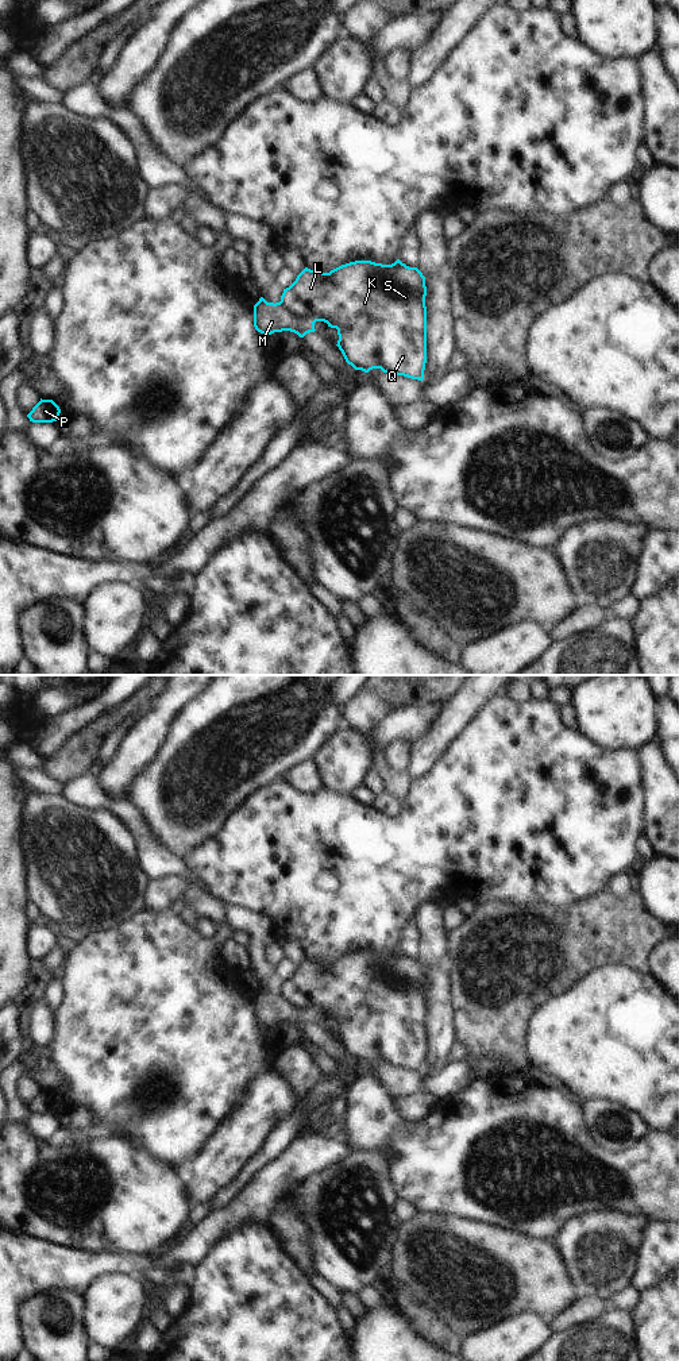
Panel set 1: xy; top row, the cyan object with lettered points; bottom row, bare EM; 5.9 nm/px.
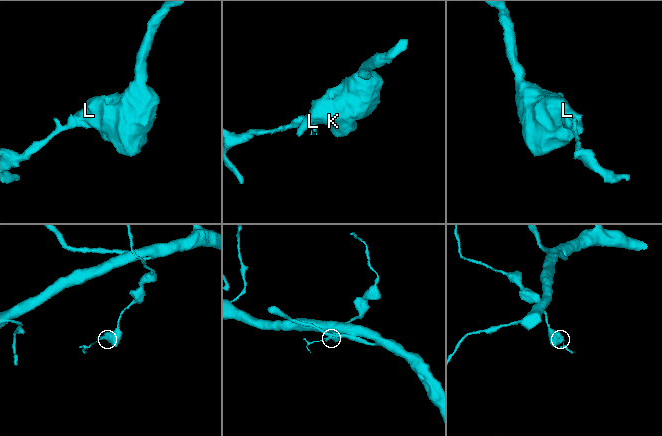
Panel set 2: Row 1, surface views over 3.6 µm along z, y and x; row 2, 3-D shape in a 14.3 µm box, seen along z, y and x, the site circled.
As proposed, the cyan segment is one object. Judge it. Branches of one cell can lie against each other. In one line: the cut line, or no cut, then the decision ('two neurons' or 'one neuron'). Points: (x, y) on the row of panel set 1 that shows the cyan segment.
cut in xy along (280, 301), (296, 315), (317, 316), (321, 320); two neurons

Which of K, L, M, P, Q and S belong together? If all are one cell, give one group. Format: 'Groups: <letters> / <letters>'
Groups: K L Q S / M P

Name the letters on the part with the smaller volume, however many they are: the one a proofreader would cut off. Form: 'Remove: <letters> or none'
Remove: M, P

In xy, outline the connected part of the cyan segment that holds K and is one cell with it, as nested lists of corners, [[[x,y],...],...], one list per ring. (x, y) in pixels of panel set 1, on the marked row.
[[[397,259],[391,265],[355,261],[329,273],[305,267],[281,296],[281,304],[296,316],[319,316],[336,328],[337,347],[355,370],[381,369],[412,379],[424,379],[427,363],[425,277],[417,267]]]

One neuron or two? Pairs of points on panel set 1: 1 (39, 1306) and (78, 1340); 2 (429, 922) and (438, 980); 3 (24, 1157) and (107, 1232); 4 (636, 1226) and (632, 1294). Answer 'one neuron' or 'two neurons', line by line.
1: one neuron
2: one neuron
3: one neuron
4: two neurons

